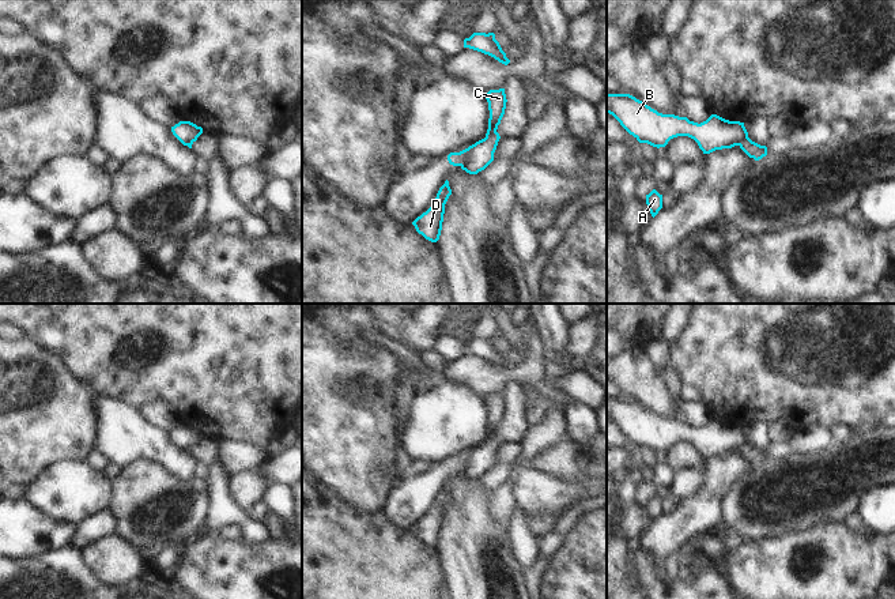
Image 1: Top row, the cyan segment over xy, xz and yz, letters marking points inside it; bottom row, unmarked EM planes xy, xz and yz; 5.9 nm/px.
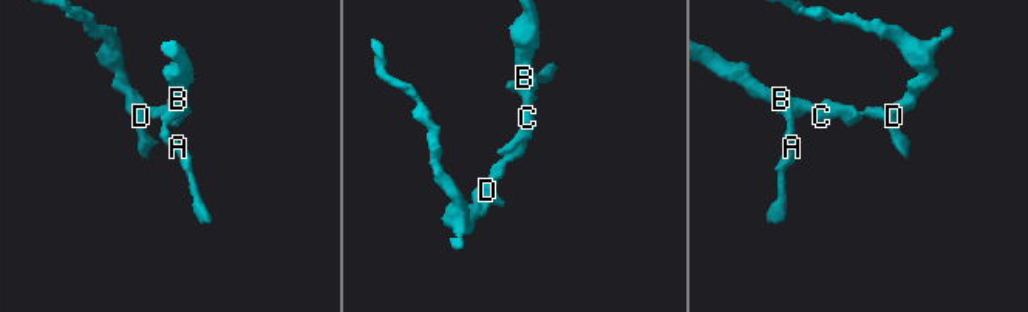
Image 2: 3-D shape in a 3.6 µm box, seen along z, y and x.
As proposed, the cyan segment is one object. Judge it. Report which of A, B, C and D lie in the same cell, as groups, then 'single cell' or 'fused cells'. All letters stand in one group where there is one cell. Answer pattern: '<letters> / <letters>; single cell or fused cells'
A B C / D; fused cells

